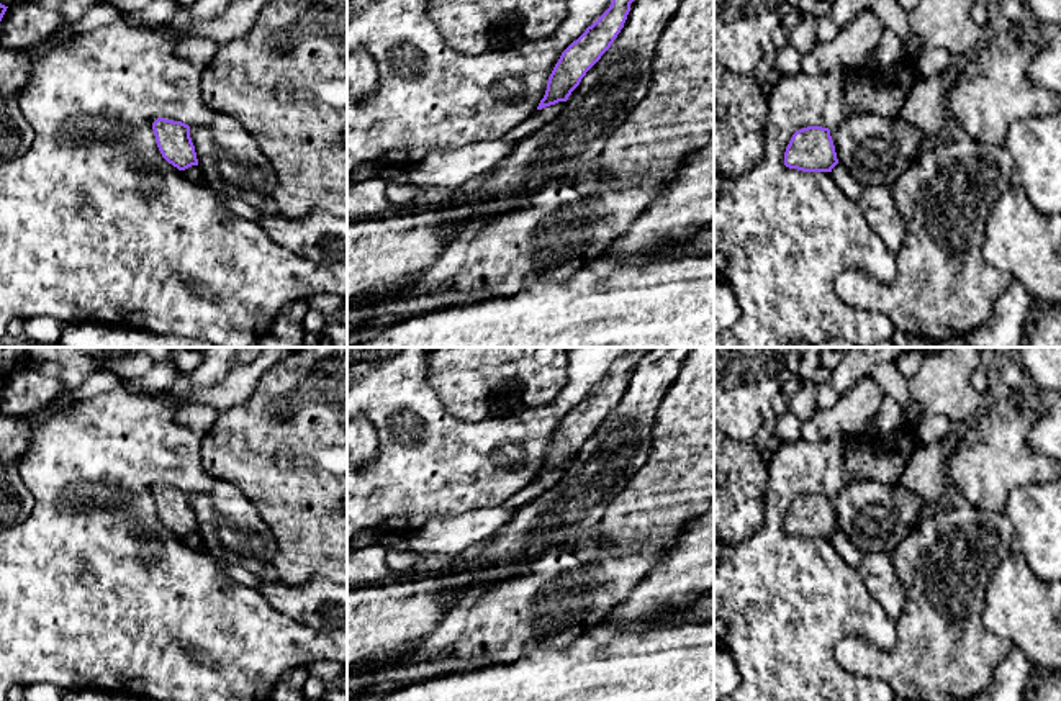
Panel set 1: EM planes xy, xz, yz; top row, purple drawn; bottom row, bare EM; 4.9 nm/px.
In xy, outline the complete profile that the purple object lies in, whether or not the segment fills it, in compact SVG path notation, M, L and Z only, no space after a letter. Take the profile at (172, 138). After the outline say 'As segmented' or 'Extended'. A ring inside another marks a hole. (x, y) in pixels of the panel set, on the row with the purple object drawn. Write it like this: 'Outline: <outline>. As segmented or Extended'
Outline: M157 118L152 123L152 129L157 147L169 164L177 167L178 170L198 165L188 124L182 121Z. As segmented

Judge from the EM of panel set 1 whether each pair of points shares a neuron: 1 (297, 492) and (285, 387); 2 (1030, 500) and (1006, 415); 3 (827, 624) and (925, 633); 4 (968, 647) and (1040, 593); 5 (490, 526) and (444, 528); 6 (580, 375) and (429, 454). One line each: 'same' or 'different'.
1: same
2: different
3: different
4: different
5: same
6: same

